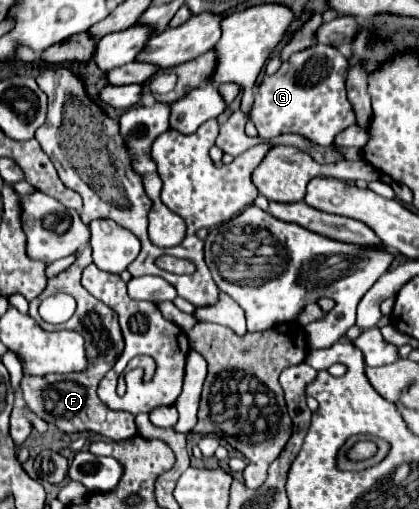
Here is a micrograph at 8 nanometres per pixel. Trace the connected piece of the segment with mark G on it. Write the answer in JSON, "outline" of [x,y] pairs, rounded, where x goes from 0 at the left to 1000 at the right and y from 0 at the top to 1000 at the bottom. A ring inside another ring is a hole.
{"outline":[[[752,86],[728,102],[709,102],[690,122],[675,122],[661,145],[632,149],[609,177],[599,236],[613,248],[621,281],[709,287],[761,322],[795,322],[804,306],[785,283],[828,248],[847,244],[838,204],[823,185],[823,145],[833,118],[795,90]],[[742,200],[742,208],[733,208]],[[747,279],[766,283],[747,283]]]}

